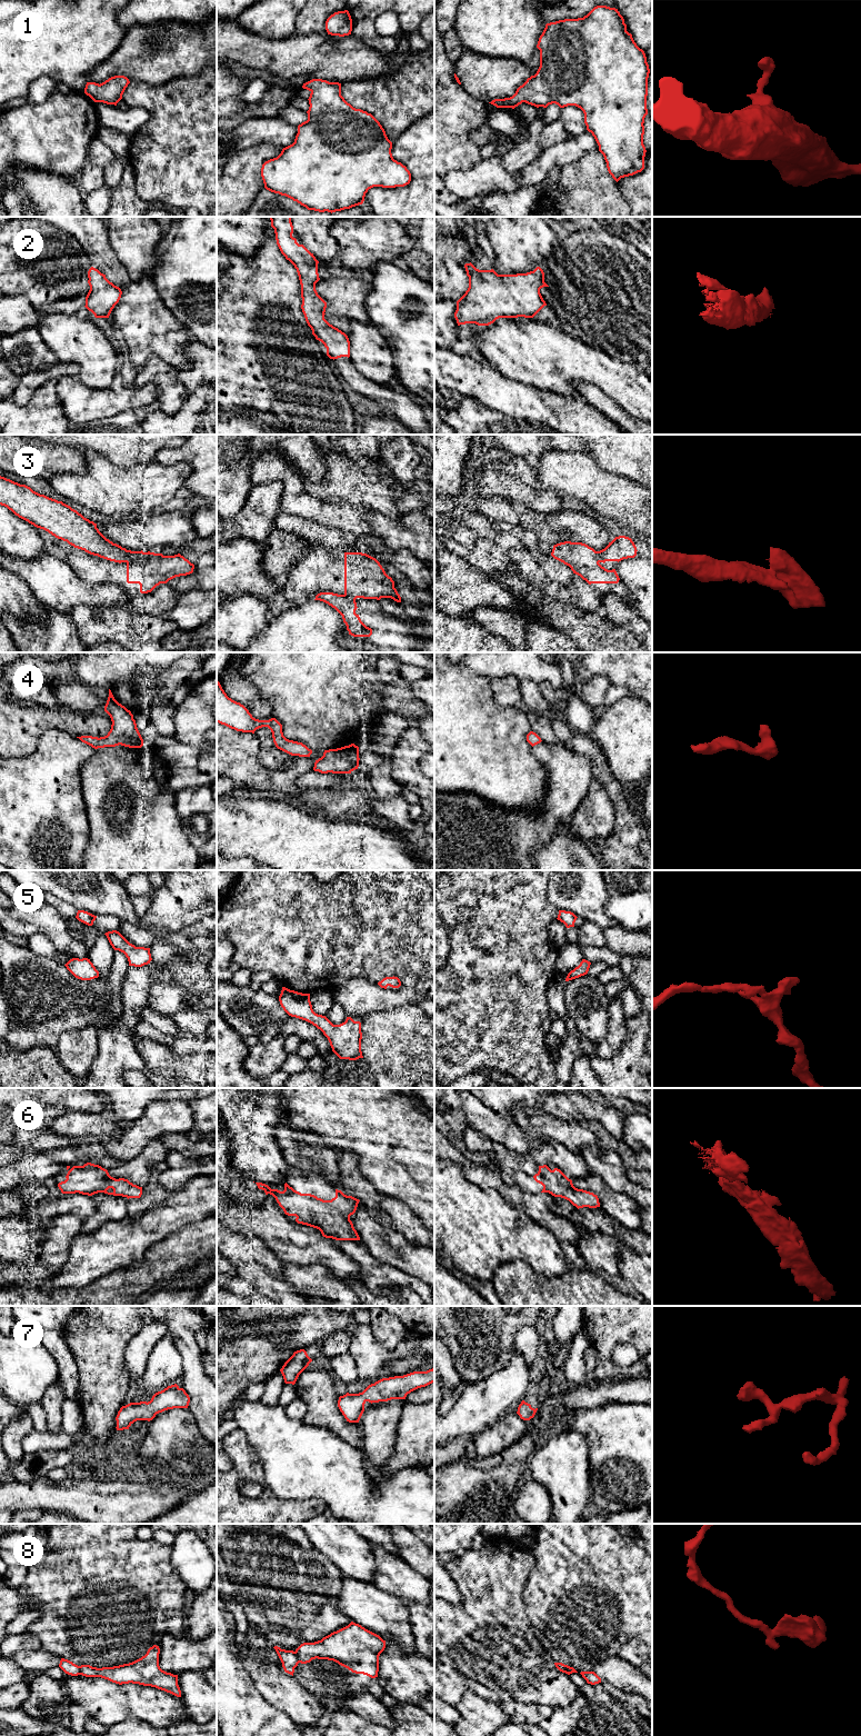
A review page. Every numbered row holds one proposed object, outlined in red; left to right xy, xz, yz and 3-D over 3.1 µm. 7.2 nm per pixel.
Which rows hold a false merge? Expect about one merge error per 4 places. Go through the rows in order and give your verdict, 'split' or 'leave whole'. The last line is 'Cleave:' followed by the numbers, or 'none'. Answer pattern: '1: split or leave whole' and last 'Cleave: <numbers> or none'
1: leave whole
2: leave whole
3: split
4: leave whole
5: leave whole
6: leave whole
7: leave whole
8: split
Cleave: 3, 8

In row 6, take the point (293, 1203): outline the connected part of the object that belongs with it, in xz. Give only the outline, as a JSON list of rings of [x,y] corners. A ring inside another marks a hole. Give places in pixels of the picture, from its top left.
[[[256,1183],[266,1195],[272,1195],[288,1216],[296,1216],[298,1224],[317,1228],[326,1238],[336,1240],[360,1240],[350,1216],[357,1210],[359,1199],[336,1189],[336,1197],[323,1200],[311,1194],[301,1194],[284,1184],[284,1190],[271,1189]]]

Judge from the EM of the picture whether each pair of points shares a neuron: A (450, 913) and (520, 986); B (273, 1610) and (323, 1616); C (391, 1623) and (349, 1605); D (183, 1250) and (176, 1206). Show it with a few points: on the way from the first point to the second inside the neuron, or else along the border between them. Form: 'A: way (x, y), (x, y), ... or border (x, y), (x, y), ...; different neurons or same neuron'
A: way (469, 929), (501, 961), (501, 967); same neuron
B: way (286, 1616), (311, 1616); same neuron
C: way (381, 1613), (368, 1605), (359, 1605); same neuron
D: border (204, 1218), (182, 1226), (158, 1243); different neurons

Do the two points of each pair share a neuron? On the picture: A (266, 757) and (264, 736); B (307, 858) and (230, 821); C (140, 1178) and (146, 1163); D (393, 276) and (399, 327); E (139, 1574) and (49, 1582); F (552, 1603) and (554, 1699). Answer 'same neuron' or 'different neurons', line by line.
A: same neuron
B: same neuron
C: same neuron
D: same neuron
E: same neuron
F: different neurons

